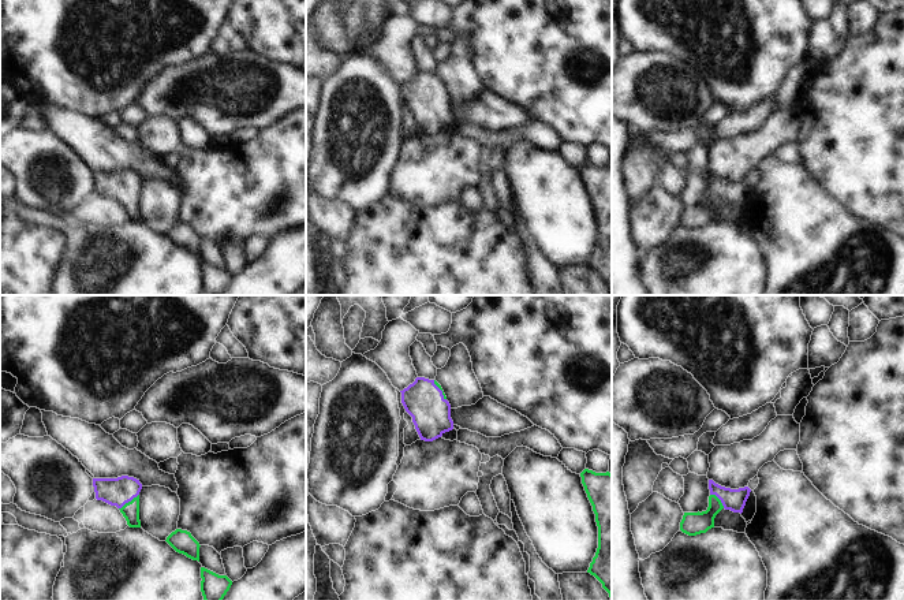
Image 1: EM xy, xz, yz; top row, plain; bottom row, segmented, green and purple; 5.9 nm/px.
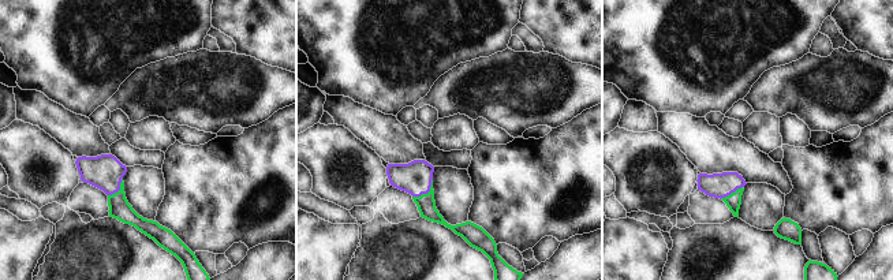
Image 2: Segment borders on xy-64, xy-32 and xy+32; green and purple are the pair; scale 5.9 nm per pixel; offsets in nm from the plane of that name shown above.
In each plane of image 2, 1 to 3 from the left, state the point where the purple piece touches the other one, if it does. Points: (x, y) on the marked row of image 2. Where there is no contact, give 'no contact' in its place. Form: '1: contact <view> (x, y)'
1: contact xy-64 (120, 189)
2: contact xy-32 (428, 193)
3: contact xy+32 (732, 193)

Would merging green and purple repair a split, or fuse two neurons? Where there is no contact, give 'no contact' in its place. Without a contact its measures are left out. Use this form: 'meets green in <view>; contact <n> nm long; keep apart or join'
meets green in xy; contact 150 nm long; join

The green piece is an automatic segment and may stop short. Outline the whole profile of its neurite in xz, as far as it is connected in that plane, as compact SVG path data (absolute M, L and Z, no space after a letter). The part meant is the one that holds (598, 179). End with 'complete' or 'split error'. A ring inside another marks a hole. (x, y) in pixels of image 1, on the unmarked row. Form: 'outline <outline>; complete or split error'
outline M584 163L580 171L598 220L598 242L587 267L602 277L612 295L612 168Z; complete

